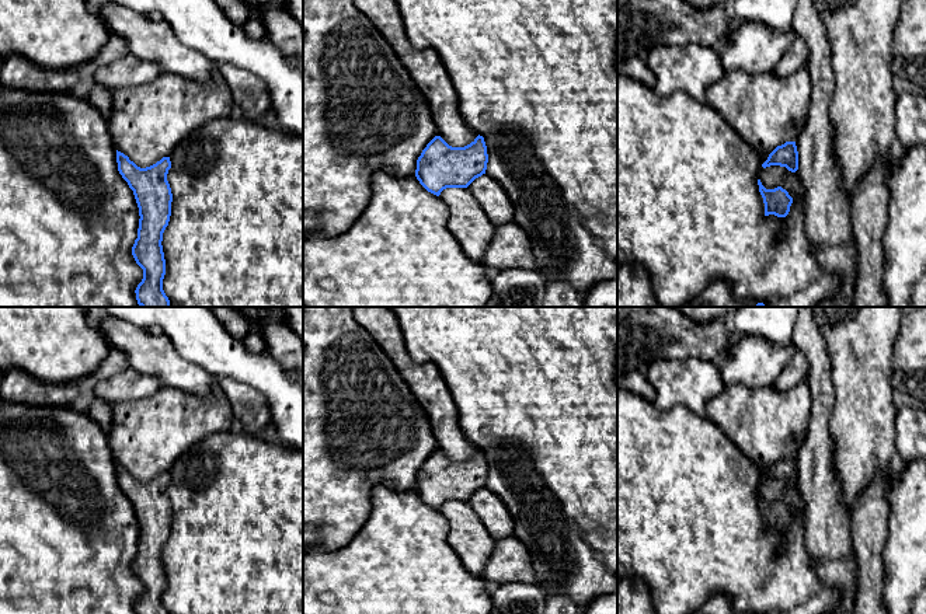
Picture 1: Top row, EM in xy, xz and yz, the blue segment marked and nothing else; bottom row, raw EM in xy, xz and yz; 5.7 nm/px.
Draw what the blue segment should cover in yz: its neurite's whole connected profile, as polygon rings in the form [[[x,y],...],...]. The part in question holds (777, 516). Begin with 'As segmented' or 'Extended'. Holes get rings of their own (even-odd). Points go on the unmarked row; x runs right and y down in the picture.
As segmented. [[[758,493],[758,499],[765,517],[765,530],[774,528],[777,531],[786,531],[793,517],[793,512],[789,506],[781,500],[766,503],[760,493]]]

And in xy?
As segmented. [[[116,464],[116,477],[119,488],[133,505],[140,530],[132,561],[132,569],[143,583],[143,593],[135,604],[136,614],[168,614],[163,604],[166,573],[161,555],[171,530],[173,507],[167,495],[170,471],[140,482]]]

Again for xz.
As segmented. [[[478,449],[464,461],[452,461],[435,450],[417,474],[415,491],[428,506],[439,510],[446,502],[467,502],[485,488],[487,477],[483,450]]]

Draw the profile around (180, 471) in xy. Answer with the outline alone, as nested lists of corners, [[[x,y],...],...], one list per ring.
[[[234,429],[191,446],[170,475],[171,530],[161,555],[168,614],[303,614],[303,450]]]

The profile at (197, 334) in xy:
[[[100,307],[111,317],[149,329],[159,325],[187,362],[205,369],[213,377],[233,378],[260,391],[269,405],[274,440],[303,450],[303,383],[289,377],[267,352],[250,353],[241,339],[232,336],[210,307]]]

